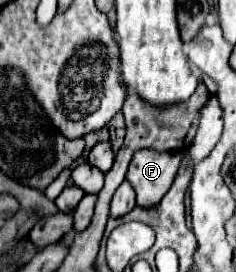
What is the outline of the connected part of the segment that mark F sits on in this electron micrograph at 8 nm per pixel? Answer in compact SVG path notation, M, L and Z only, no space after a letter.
M140 149L134 153L126 179L136 191L136 203L140 207L152 207L168 193L184 153L168 153L154 149Z

